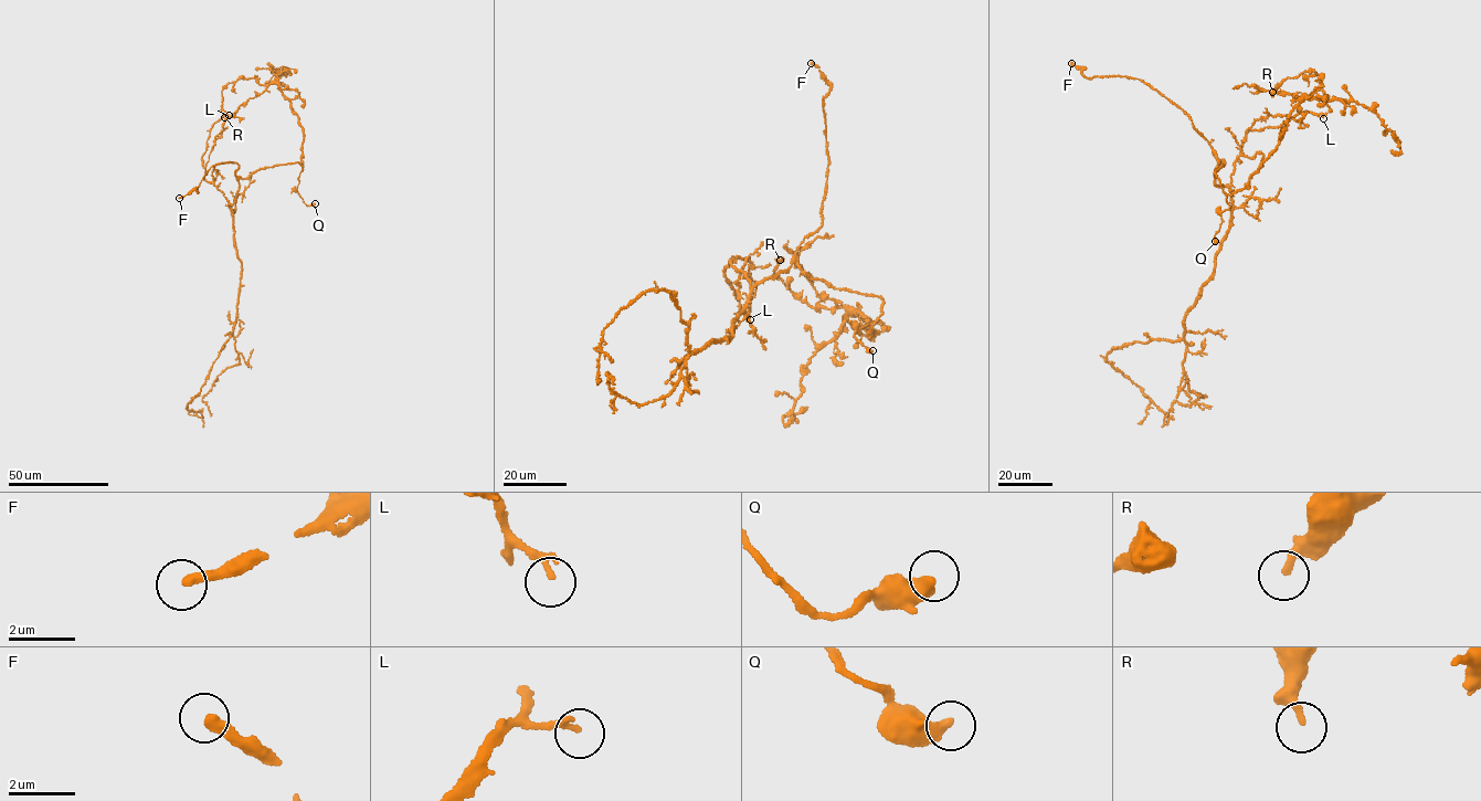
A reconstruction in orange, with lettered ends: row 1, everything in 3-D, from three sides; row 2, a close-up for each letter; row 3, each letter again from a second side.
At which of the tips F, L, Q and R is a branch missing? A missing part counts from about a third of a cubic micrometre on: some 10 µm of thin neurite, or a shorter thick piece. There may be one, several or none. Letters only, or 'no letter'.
F

